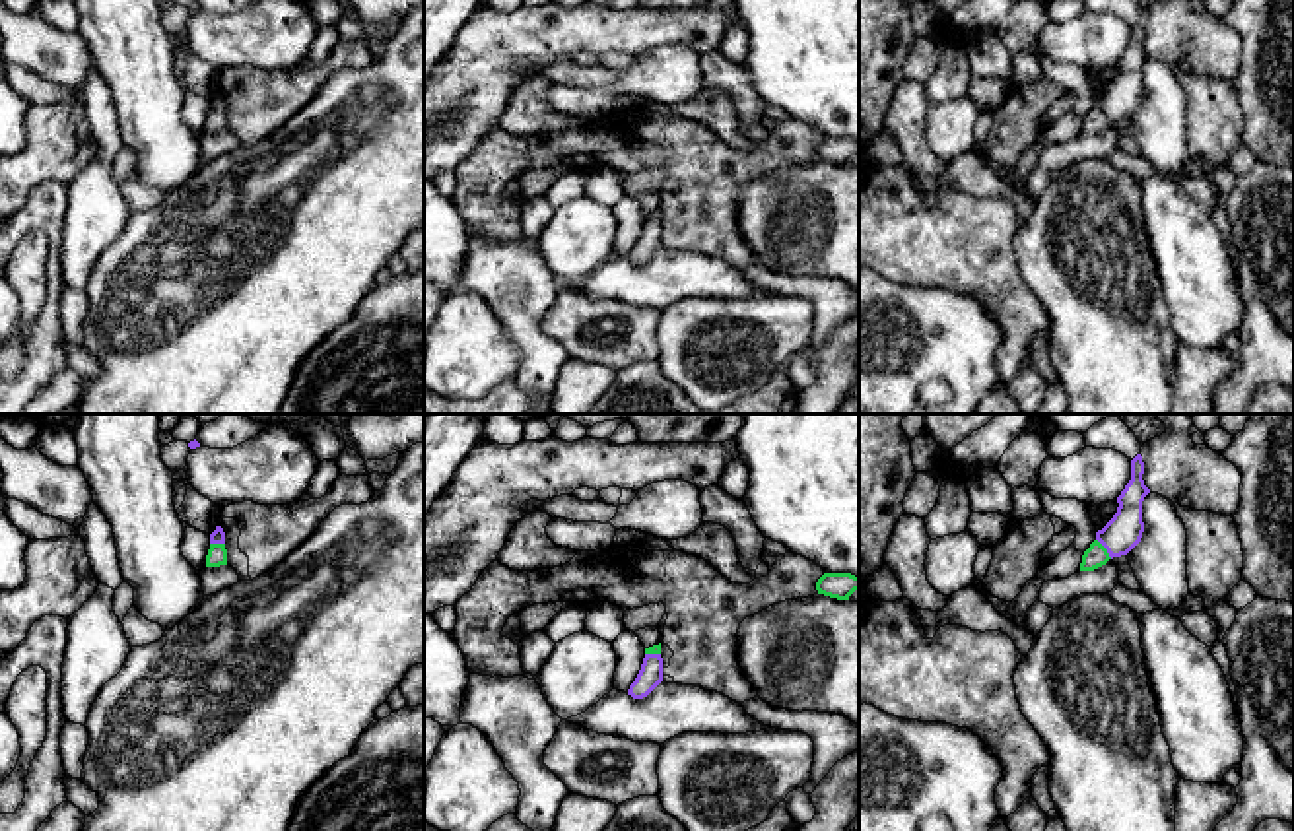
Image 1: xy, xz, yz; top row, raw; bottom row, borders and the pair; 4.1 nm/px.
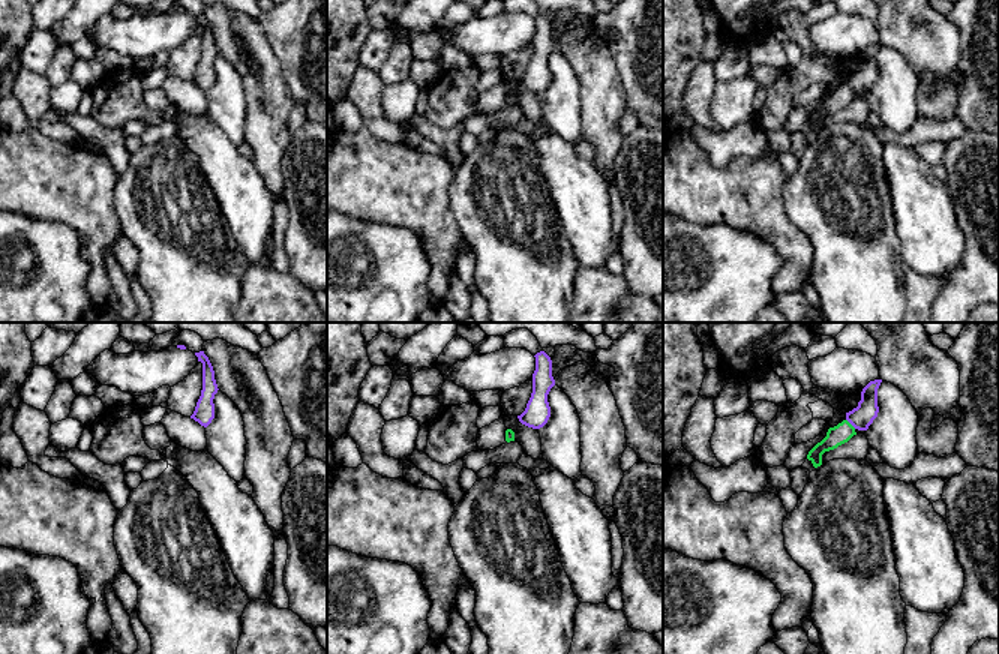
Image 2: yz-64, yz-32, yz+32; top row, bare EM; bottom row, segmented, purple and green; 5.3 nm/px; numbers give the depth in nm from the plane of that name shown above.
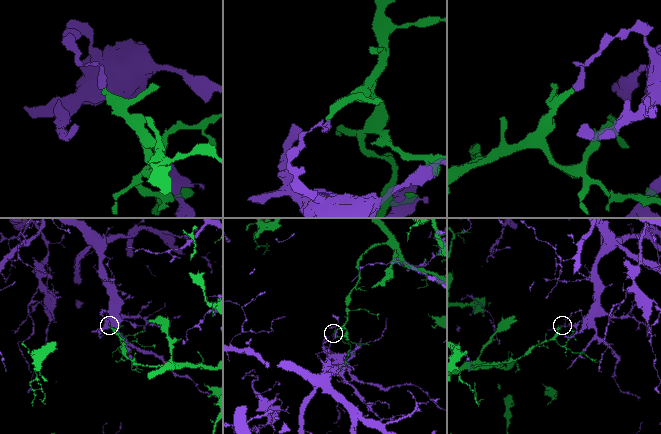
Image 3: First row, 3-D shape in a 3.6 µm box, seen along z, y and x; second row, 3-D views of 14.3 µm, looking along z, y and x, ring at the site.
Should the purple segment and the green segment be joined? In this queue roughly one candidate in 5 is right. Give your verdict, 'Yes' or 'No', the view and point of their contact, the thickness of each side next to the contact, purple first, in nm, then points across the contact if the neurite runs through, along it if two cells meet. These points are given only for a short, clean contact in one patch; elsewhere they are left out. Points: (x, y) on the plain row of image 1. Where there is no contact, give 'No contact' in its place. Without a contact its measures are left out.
No. Touches purple at yz (1104, 111). Thickness 150 nm (purple) against 90 nm

